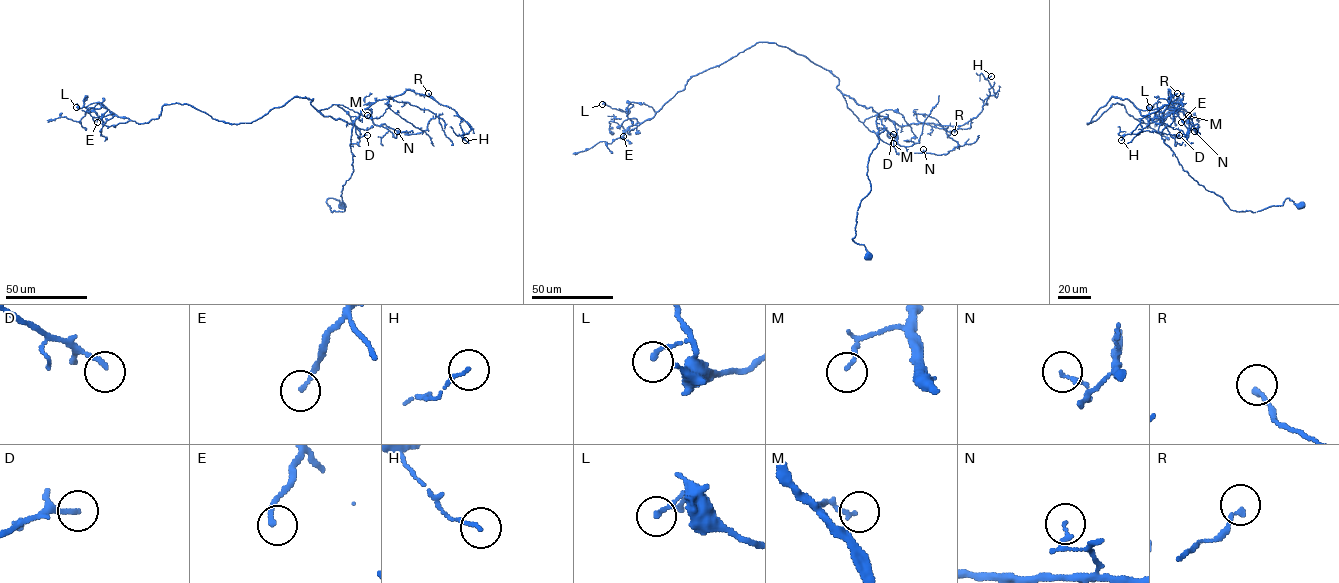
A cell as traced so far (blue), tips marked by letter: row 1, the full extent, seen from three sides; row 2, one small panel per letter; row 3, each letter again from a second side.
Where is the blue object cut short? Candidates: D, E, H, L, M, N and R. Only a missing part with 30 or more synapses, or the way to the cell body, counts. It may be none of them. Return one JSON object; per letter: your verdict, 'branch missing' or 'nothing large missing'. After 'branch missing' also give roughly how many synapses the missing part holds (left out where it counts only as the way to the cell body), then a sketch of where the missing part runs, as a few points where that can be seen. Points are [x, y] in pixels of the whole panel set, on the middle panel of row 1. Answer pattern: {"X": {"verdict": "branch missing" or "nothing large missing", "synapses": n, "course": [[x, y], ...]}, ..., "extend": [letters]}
{"D": {"verdict": "nothing large missing"}, "E": {"verdict": "branch missing", "synapses": 30, "course": [[623, 136], [620, 130], [610, 134]]}, "H": {"verdict": "nothing large missing"}, "L": {"verdict": "nothing large missing"}, "M": {"verdict": "nothing large missing"}, "N": {"verdict": "nothing large missing"}, "R": {"verdict": "nothing large missing"}, "extend": ["E"]}

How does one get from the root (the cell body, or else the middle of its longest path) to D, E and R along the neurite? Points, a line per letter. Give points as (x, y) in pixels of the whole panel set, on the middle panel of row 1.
D: (868, 255), (853, 239), (857, 208), (871, 189), (867, 163), (879, 142), (878, 113), (893, 134)
E: (868, 255), (853, 239), (871, 189), (879, 115), (787, 47), (759, 42), (692, 76), (623, 136)
R: (868, 255), (853, 239), (871, 189), (878, 113), (954, 132)

